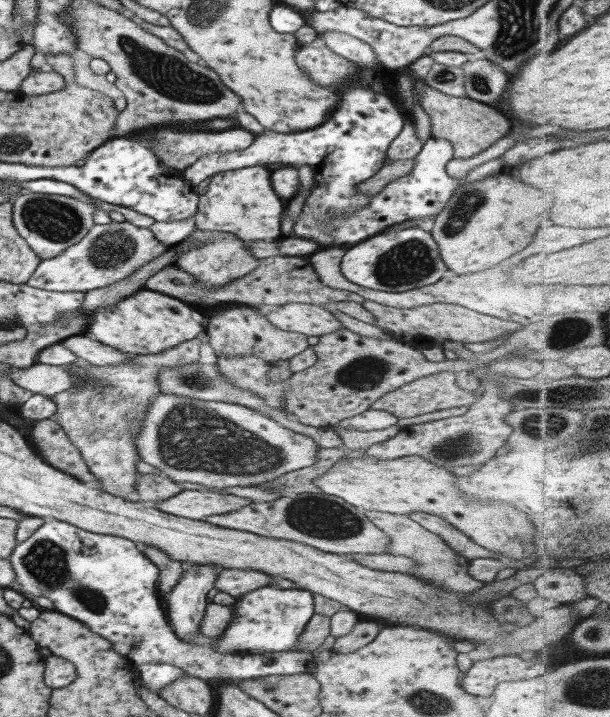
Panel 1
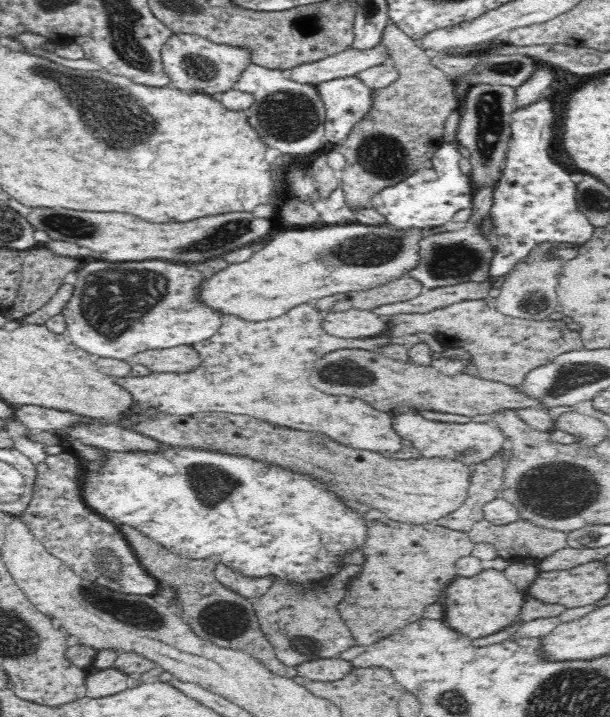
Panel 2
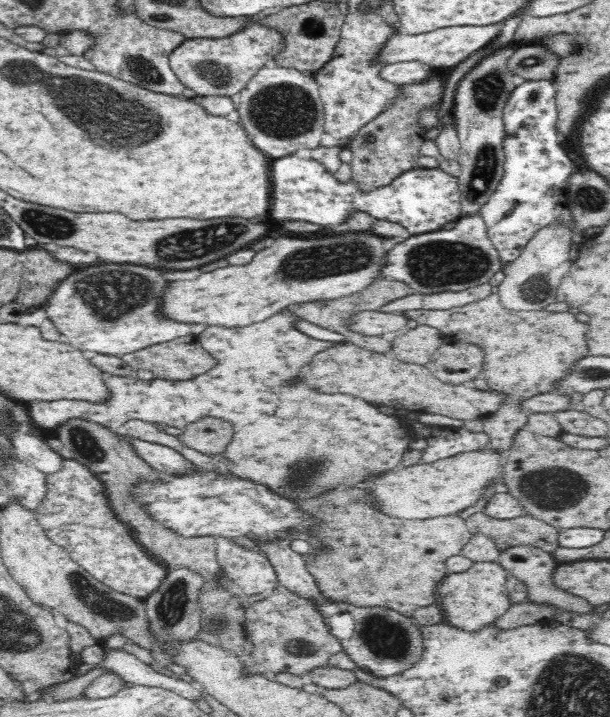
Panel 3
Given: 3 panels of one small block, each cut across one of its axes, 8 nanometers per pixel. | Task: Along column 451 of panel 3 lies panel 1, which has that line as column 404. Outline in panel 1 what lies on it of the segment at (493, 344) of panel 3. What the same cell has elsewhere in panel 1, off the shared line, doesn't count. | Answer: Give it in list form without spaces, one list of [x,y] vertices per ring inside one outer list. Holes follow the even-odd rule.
[[[364,299],[362,306],[370,311],[376,317],[376,325],[386,331],[392,331],[394,334],[408,338],[428,338],[434,340],[450,340],[461,343],[468,342],[488,342],[502,338],[506,334],[515,335],[516,330],[524,328],[523,324],[508,322],[508,320],[498,320],[494,316],[486,314],[476,314],[468,308],[460,308],[454,304],[426,304],[416,308],[397,309],[394,307],[384,306],[378,302]]]

